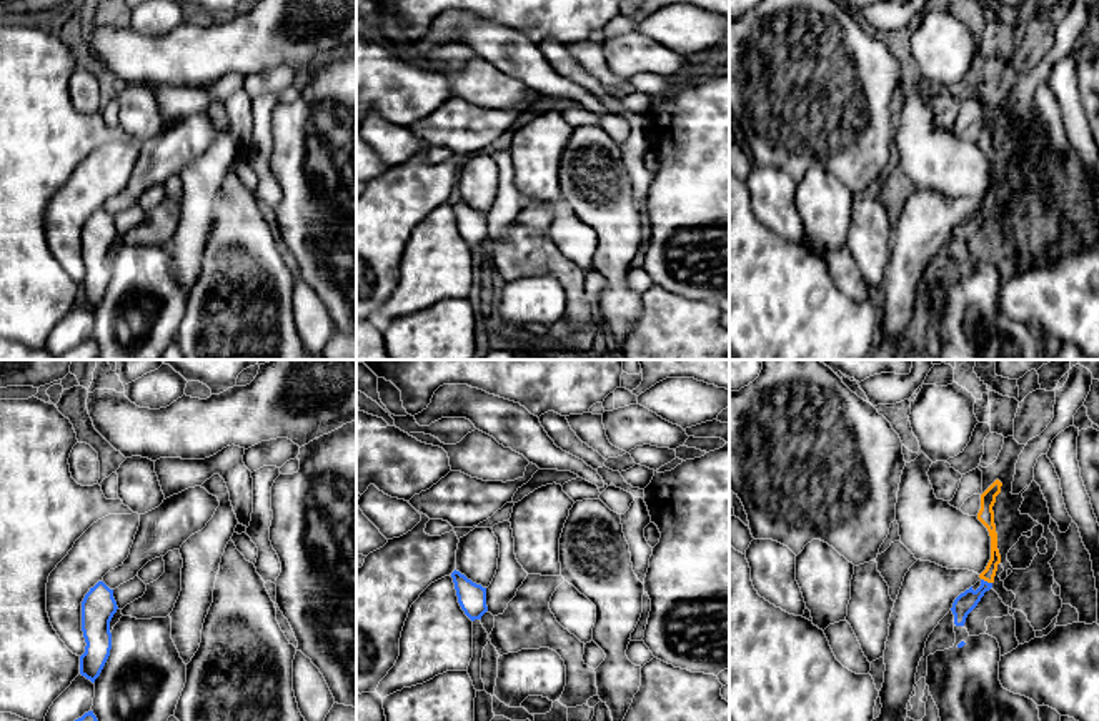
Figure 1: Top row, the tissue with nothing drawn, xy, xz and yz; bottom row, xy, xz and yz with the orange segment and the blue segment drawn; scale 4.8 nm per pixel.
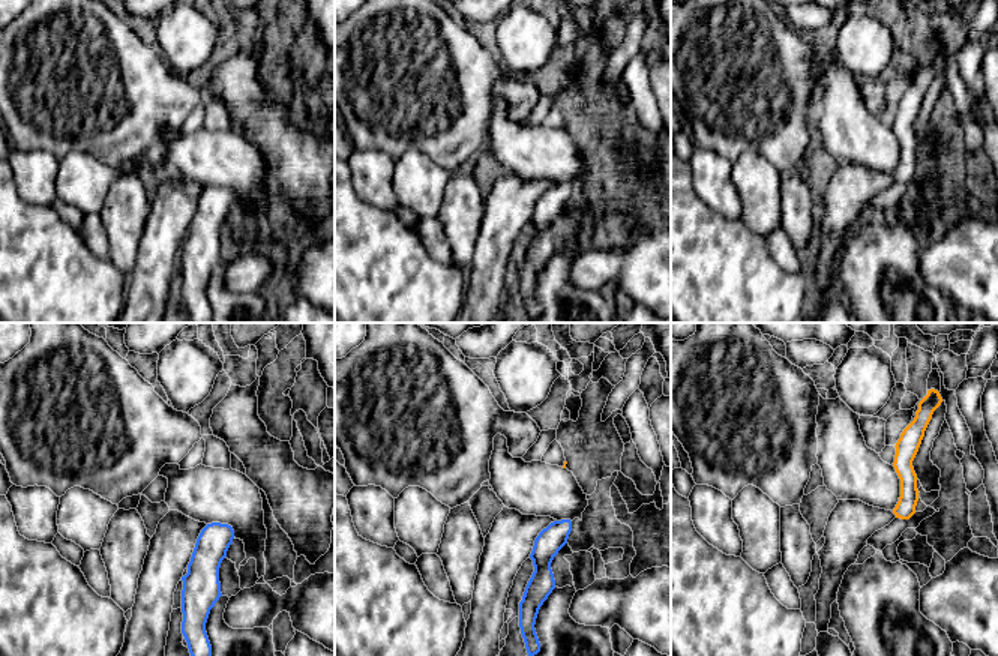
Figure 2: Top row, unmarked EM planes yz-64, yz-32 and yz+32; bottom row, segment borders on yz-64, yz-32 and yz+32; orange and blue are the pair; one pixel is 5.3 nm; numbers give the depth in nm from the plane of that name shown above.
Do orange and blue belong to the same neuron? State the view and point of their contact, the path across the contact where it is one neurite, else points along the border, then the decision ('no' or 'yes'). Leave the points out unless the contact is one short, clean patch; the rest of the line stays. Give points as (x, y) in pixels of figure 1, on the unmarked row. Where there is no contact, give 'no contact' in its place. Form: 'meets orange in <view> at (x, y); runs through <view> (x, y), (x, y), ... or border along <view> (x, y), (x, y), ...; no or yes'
meets orange in yz at (986, 207); runs through yz (988, 202), (986, 207), (964, 230); yes

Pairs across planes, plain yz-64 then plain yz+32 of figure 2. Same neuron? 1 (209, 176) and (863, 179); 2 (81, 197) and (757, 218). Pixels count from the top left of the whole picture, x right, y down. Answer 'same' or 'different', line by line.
1: different
2: same

